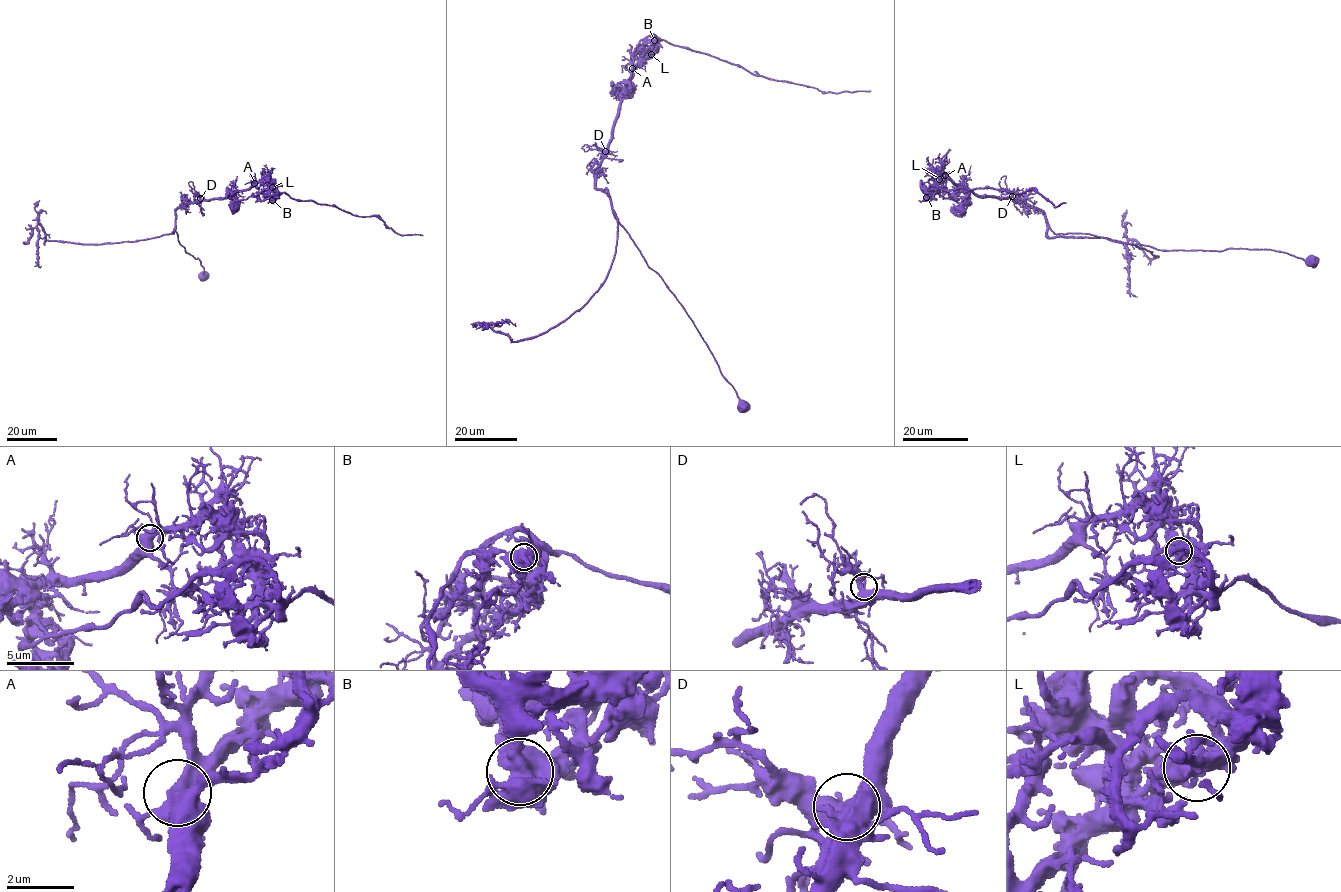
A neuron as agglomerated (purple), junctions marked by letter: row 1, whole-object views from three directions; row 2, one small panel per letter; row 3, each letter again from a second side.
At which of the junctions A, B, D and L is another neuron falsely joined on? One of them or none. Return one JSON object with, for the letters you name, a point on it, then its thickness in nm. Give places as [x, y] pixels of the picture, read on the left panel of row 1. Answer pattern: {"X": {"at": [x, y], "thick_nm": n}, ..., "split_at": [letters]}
{"L": {"at": [272, 187], "thick_nm": 600}, "split_at": ["L"]}

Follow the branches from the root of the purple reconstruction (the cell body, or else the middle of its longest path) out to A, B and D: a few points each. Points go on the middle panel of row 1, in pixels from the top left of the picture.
A: (743, 407), (684, 307), (615, 217), (611, 199), (596, 187), (599, 163), (632, 68)
B: (743, 407), (684, 307), (615, 217), (611, 199), (596, 187), (599, 163), (626, 92), (632, 53), (654, 40)
D: (743, 407), (684, 307), (648, 265), (615, 217), (611, 199), (597, 189), (597, 171), (605, 151)

